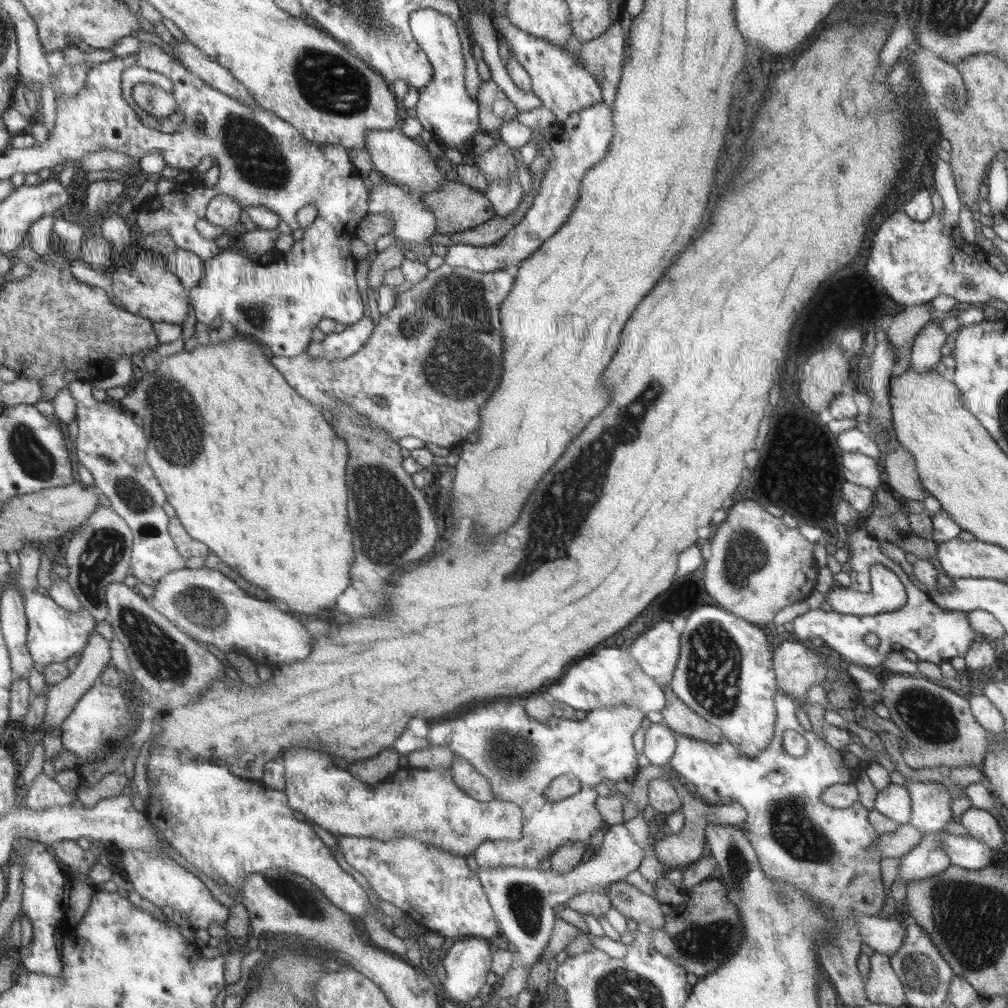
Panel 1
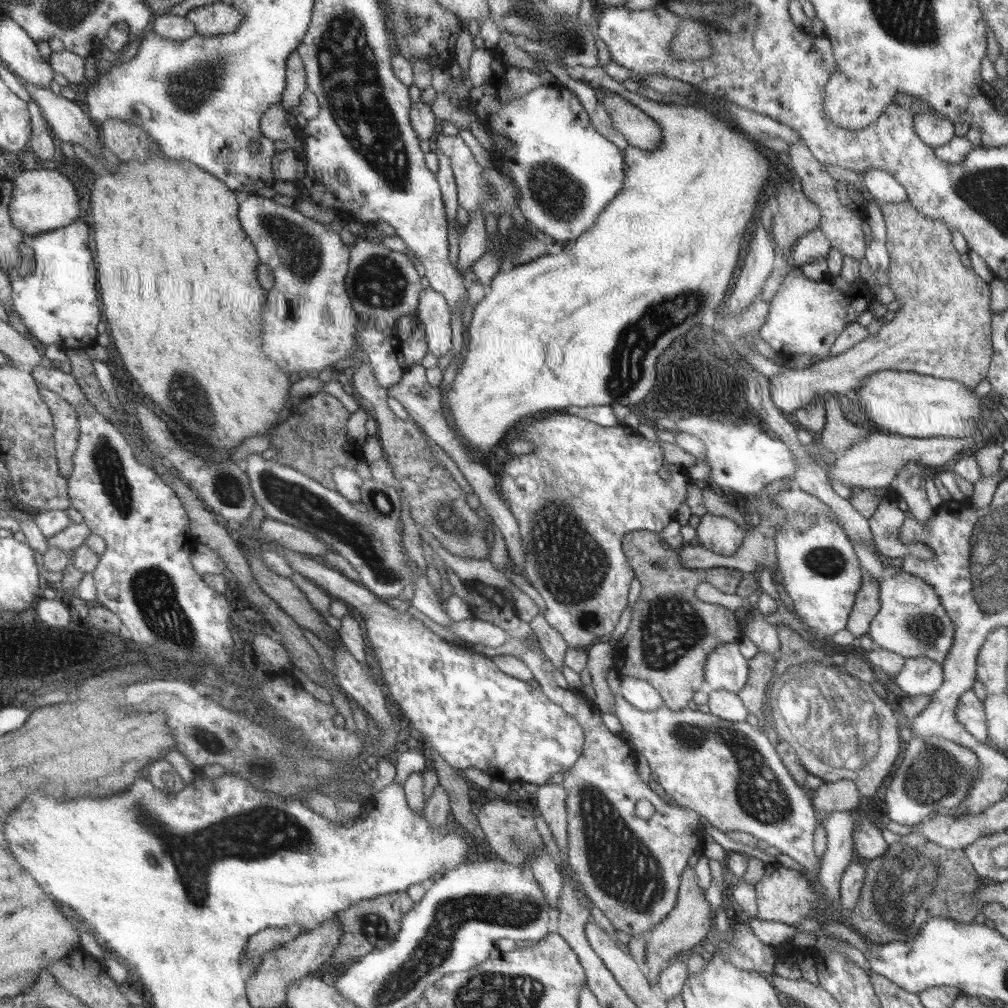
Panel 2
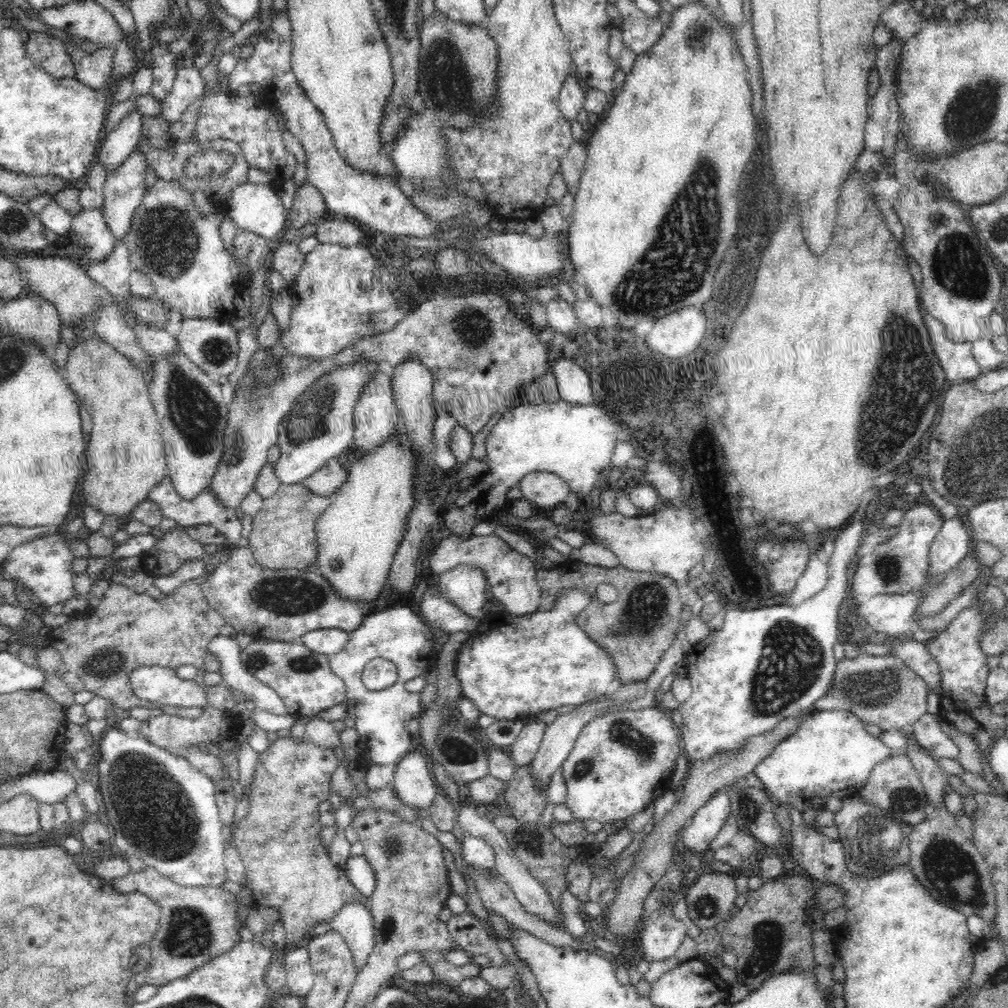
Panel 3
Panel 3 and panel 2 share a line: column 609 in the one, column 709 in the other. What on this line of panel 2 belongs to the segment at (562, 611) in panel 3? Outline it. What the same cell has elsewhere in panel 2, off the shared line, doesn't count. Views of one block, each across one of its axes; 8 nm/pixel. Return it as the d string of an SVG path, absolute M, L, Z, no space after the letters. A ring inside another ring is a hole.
M724 643L710 654L706 663L708 691L738 693L746 684L749 662L740 654L738 643Z

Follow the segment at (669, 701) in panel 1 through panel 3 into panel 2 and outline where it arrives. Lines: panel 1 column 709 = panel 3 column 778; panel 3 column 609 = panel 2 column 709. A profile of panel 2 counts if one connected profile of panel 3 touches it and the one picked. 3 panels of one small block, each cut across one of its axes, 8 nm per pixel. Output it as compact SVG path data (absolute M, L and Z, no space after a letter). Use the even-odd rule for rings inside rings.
M688 868L681 876L676 907L665 917L665 920L662 920L652 931L647 932L647 953L644 953L644 956L647 956L647 964L643 965L643 973L648 983L652 987L658 985L661 972L669 966L670 962L676 956L684 955L684 950L690 950L698 942L702 942L710 932L710 928L712 928L712 910L704 898L702 888L698 886L693 868Z

